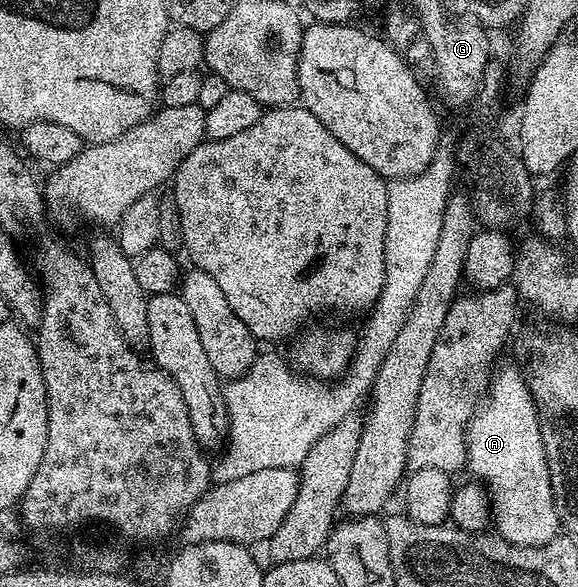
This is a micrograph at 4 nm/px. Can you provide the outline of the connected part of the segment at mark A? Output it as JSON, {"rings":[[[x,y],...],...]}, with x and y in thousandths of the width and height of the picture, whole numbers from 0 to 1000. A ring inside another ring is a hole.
{"rings":[[[865,625],[855,635],[846,673],[824,700],[808,733],[806,802],[815,802],[824,819],[834,821],[849,848],[849,876],[862,911],[884,927],[929,930],[969,911],[971,894],[957,848],[957,828],[950,814],[950,787],[933,731],[933,702],[926,681],[912,661],[912,649],[900,629]]]}

